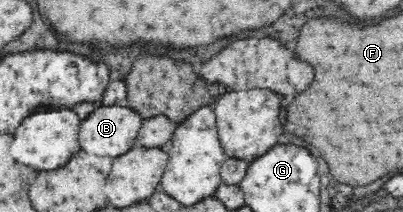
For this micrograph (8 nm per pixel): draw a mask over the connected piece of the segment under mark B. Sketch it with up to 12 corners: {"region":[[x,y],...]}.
{"region":[[128,106],[94,108],[81,149],[116,158],[136,145],[143,118]]}

